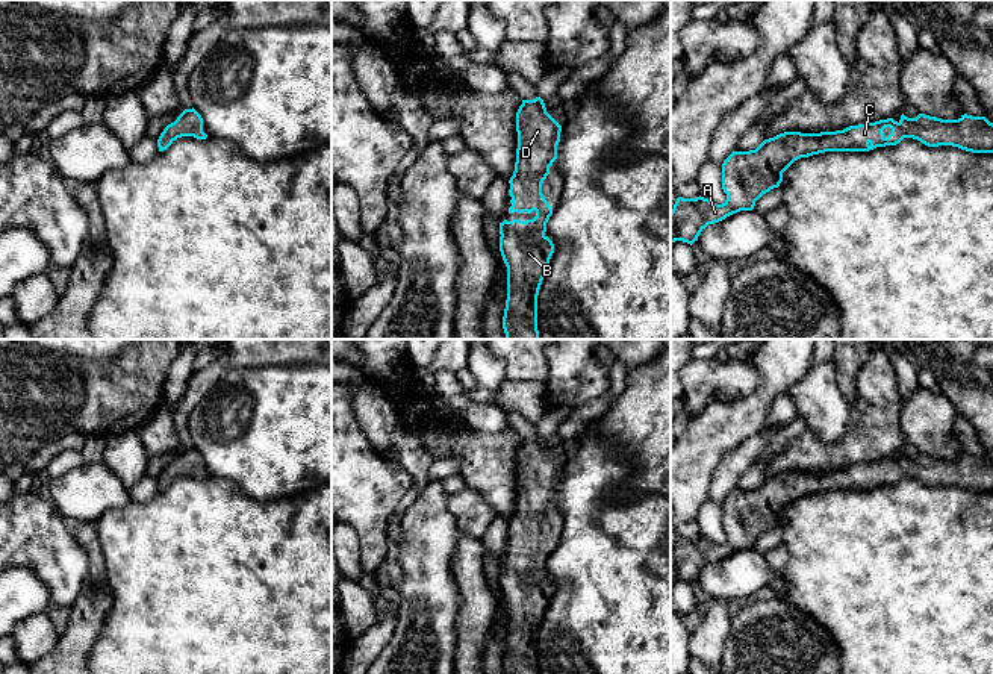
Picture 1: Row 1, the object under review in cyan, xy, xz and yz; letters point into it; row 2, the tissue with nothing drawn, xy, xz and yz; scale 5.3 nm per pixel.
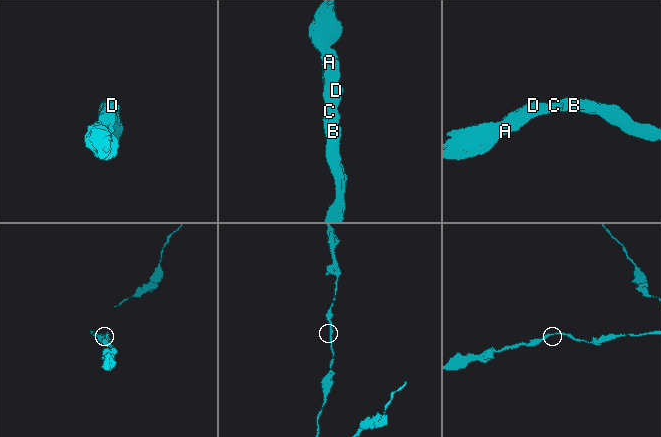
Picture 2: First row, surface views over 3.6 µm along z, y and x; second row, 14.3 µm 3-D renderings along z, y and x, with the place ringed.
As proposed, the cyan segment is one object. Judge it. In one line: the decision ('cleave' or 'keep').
keep

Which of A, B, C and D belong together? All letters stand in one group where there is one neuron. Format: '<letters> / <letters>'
A B C D

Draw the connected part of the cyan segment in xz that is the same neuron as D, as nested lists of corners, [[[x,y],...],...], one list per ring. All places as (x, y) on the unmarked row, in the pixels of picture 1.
[[[536,436],[522,439],[516,451],[516,471],[509,553],[534,550],[536,556],[500,562],[500,591],[507,606],[503,668],[506,674],[539,674],[537,635],[554,592],[554,583],[545,574],[553,547],[542,533],[542,523],[557,498],[562,465],[546,451],[543,439]]]

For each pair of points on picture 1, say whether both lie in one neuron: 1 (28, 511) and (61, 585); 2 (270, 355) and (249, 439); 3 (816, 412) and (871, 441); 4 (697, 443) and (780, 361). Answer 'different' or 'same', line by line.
1: same
2: different
3: different
4: same

